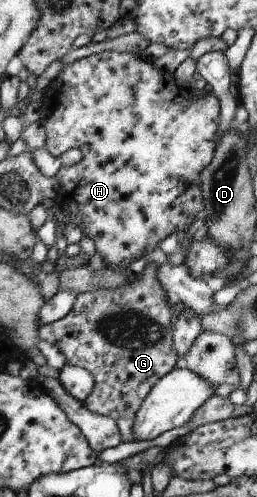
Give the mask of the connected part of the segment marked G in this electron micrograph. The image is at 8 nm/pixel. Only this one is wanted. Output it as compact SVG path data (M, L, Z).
M150 262L141 274L131 276L130 283L116 289L80 292L66 317L38 328L39 339L56 345L64 353L66 364L83 367L93 375L93 390L83 404L92 413L112 417L124 442L135 441L135 417L152 386L169 371L179 367L177 349L173 342L173 307L169 302L171 298L158 279L157 264Z

